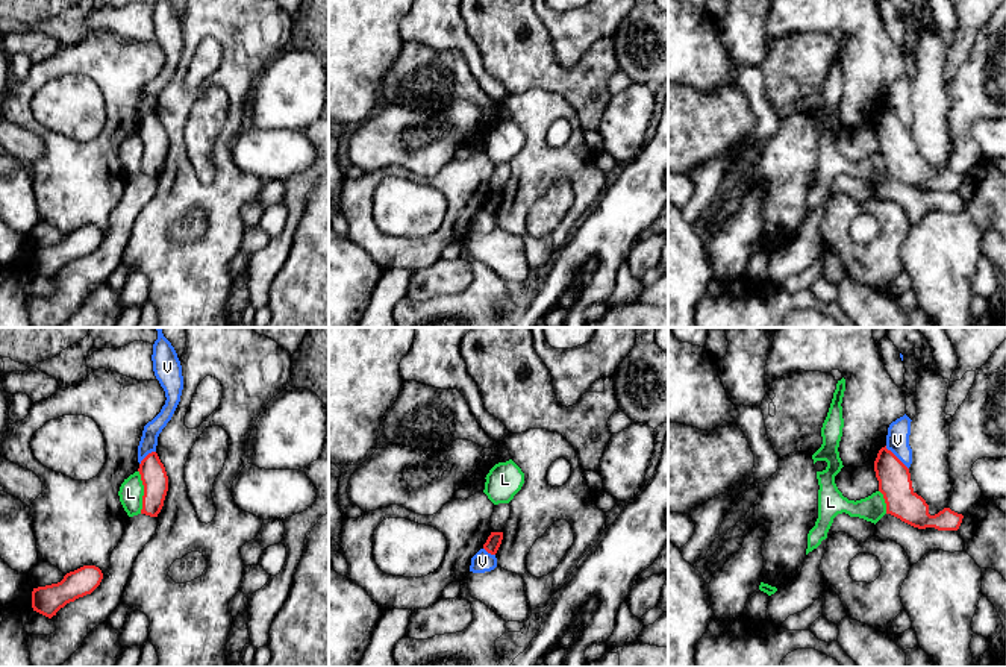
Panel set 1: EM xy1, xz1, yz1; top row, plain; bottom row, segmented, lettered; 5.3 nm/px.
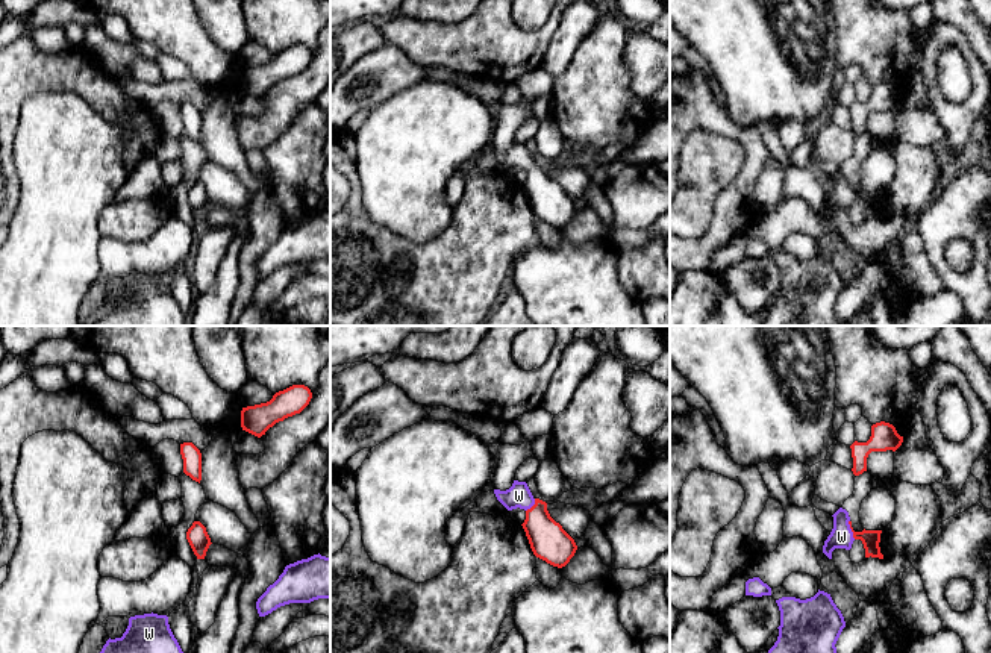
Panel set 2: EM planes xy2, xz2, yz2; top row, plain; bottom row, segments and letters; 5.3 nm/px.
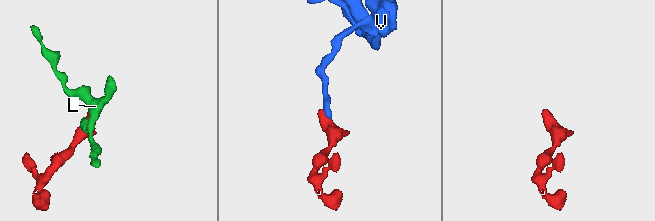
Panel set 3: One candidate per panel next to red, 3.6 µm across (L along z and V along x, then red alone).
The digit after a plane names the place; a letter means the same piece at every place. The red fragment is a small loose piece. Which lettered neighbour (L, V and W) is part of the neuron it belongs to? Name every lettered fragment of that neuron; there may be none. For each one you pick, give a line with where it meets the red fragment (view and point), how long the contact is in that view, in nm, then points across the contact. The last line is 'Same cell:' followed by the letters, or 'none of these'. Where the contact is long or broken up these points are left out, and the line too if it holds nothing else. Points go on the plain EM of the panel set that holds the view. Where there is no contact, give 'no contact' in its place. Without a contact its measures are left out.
W: yz2 (850, 188) | 110 nm | across yz2 (870, 199), (855, 196), (850, 188), (841, 197)
Same cell: W

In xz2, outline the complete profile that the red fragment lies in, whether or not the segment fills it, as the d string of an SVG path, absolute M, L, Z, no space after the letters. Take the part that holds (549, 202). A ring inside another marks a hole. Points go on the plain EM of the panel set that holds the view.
M514 141L509 150L494 150L494 155L508 171L526 171L521 186L536 218L558 229L570 223L577 211L574 200L550 177L547 164L532 156L526 142Z

